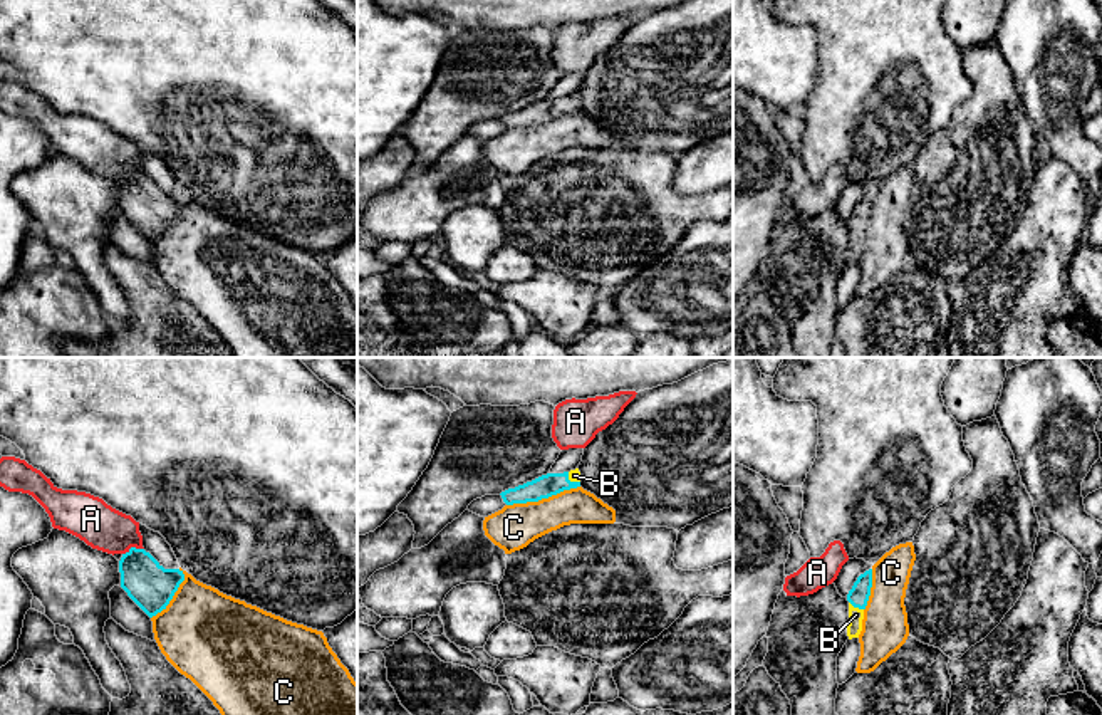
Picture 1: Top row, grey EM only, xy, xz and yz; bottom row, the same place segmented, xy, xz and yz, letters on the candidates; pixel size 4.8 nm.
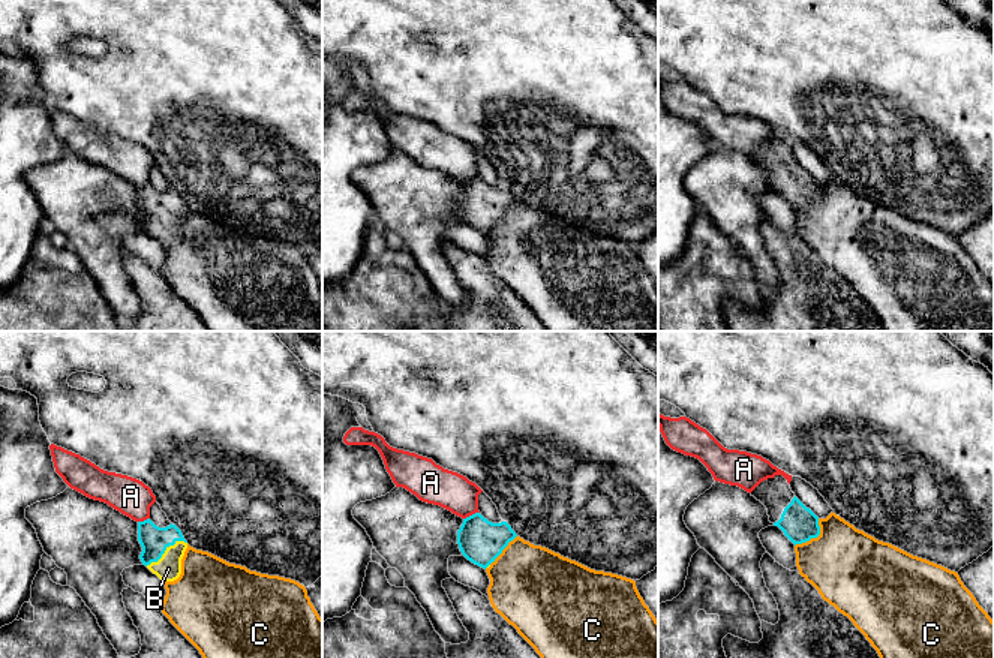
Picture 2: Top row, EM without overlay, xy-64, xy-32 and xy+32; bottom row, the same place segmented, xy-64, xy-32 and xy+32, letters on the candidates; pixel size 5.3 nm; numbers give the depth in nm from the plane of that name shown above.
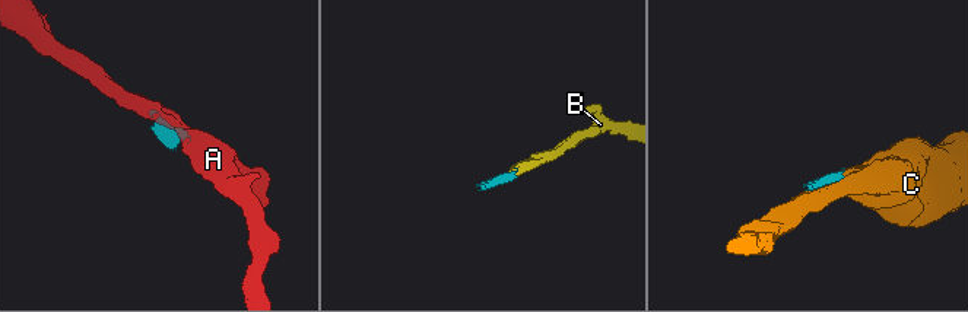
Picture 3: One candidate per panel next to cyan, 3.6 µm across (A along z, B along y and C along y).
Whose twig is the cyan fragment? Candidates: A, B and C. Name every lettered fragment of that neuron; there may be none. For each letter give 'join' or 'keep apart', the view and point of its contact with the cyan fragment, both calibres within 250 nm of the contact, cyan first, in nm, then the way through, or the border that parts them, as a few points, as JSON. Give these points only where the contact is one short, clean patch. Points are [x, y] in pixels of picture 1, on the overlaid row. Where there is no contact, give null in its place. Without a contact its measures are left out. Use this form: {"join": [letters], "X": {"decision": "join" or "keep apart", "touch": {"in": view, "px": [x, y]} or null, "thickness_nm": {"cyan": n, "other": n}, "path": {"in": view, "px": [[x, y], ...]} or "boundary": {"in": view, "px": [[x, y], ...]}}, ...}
{"join": ["B"], "A": {"decision": "keep apart", "touch": {"in": "xy", "px": [133, 547]}, "thickness_nm": {"cyan": 220, "other": 220}, "boundary": {"in": "xy", "px": [[143, 547], [129, 547], [123, 554]]}}, "B": {"decision": "join", "touch": {"in": "yz", "px": [856, 606]}, "thickness_nm": {"cyan": 100, "other": 70}, "path": {"in": "yz", "px": [[857, 596], [856, 606], [856, 615]]}}, "C": {"decision": "keep apart", "touch": {"in": "xz", "px": [542, 497]}, "thickness_nm": {"cyan": 110, "other": 220}}}

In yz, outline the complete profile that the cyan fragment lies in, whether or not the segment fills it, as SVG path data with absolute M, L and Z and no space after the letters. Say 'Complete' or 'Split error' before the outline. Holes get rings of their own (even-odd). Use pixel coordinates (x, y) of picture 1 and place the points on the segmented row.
Split error. M872 569L860 574L847 594L847 601L849 601L847 636L849 639L859 638L862 631L864 609L871 596L871 587L872 587Z

